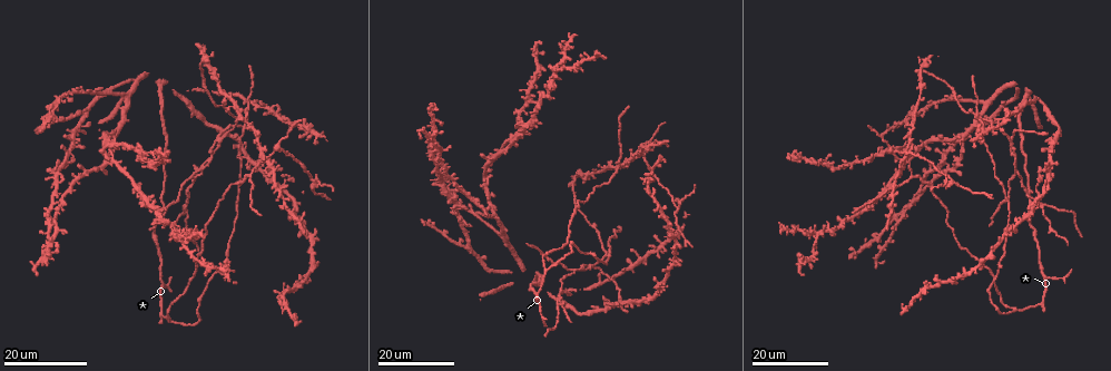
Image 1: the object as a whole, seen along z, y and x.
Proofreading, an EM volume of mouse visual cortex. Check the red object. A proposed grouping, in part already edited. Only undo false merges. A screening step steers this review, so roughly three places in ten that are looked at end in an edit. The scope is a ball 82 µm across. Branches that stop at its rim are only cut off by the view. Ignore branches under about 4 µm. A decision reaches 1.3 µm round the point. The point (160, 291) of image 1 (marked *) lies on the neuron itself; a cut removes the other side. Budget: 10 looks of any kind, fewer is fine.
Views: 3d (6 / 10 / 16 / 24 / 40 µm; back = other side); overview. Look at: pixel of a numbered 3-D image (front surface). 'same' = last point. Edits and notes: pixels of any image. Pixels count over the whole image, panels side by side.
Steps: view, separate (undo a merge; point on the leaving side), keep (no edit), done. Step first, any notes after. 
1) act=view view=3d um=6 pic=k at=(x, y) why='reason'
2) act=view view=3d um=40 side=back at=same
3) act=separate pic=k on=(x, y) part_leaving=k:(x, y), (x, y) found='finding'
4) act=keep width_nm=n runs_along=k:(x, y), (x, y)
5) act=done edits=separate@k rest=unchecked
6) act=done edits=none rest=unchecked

act=view view=3d um=24 pic=1 at=(189, 203) why='four-way junction'

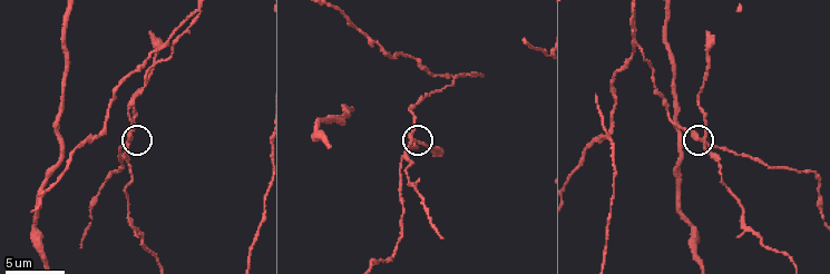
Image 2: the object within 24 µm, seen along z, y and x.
act=view view=3d um=6 pic=2 at=(705, 140) why='closer look'

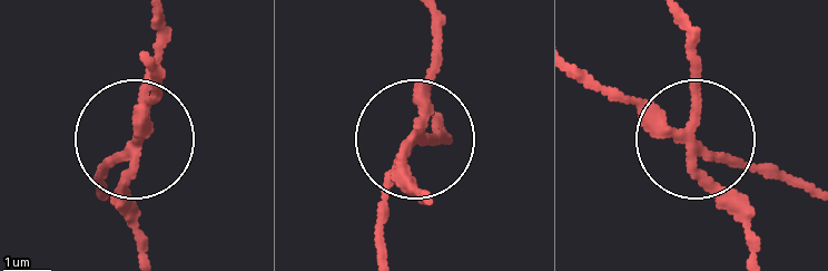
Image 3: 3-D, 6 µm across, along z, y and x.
act=separate pic=3 on=(116, 190) arms=4 part_leaving=3:(144, 148), (131, 181), (144, 253) found='a second neuron is stuck on'

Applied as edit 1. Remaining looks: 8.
act=view view=overview

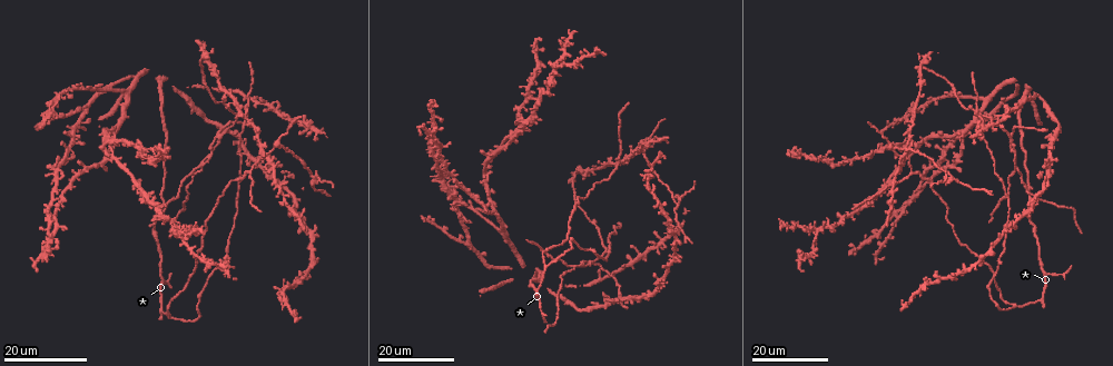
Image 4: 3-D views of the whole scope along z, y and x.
act=view view=3d um=16 pic=4 at=(905, 159)

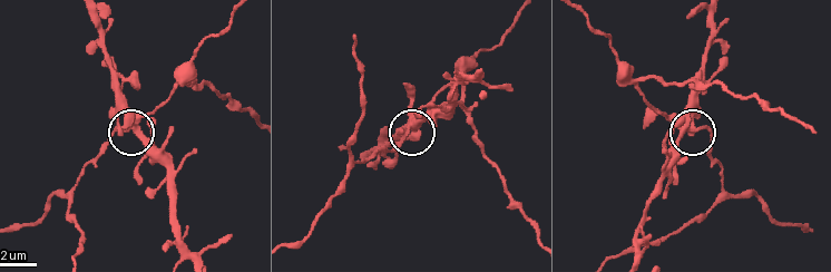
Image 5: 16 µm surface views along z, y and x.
act=view view=3d um=6 pic=5 at=(402, 142)

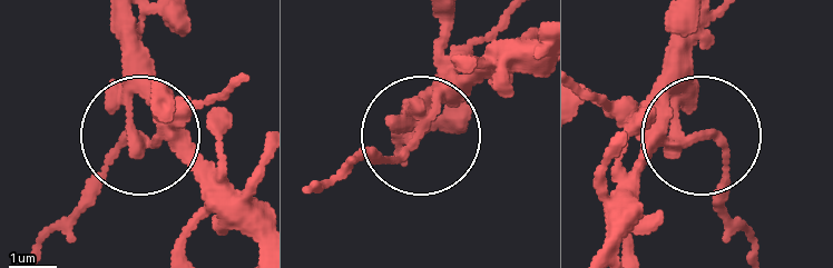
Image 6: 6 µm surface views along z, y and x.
act=keep runs_along=6:(28, 255), (120, 147), (180, 127), (224, 91) found='all the same neuron'

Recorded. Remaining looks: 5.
act=view view=3d um=16 pic=4 at=(894, 147) why='arms part here'

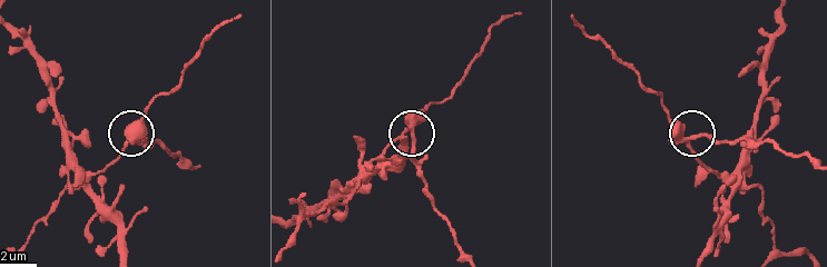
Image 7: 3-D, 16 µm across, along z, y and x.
act=view view=3d um=6 pic=7 at=(691, 140) why='closer look'

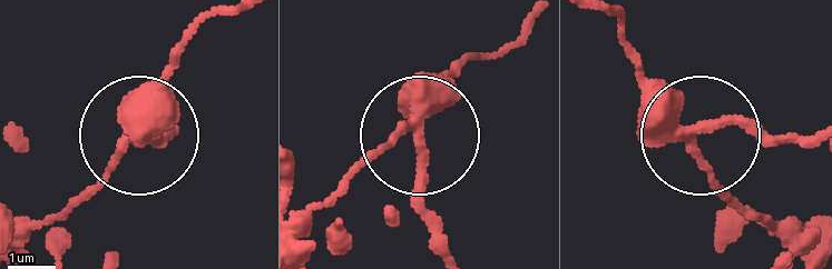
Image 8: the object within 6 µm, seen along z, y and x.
act=separate pic=8 on=(422, 169) part_leaving=8:(420, 105), (436, 256) found='two neurons meet here'

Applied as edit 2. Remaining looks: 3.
act=view view=overview

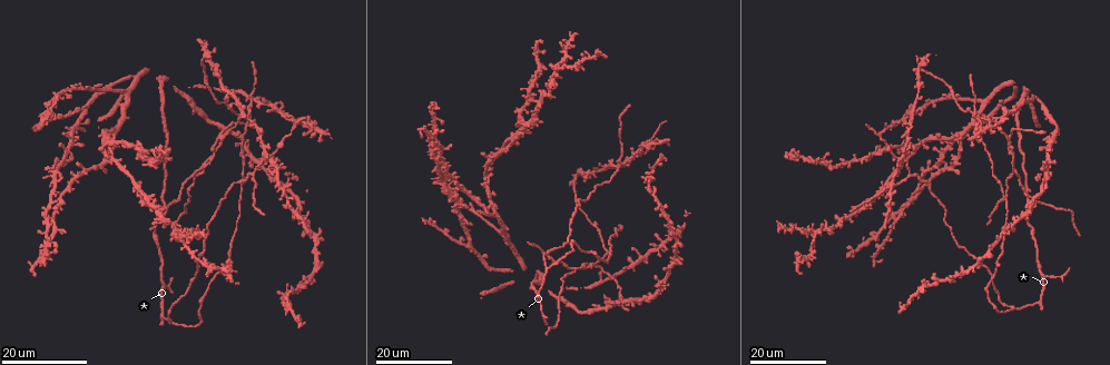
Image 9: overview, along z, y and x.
act=view view=3d um=16 pic=9 at=(908, 175) why='arms part here'

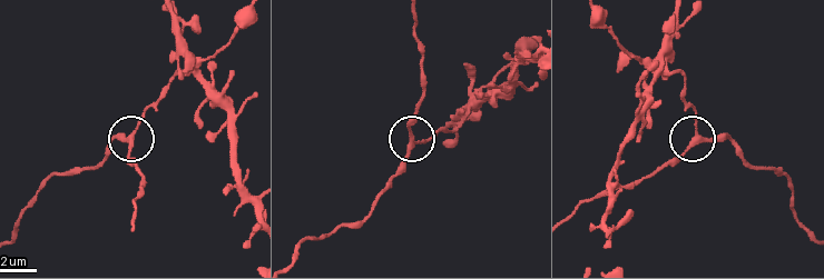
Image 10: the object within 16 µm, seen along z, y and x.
act=view view=3d um=10 pic=10 at=(695, 139) why='zoom in'

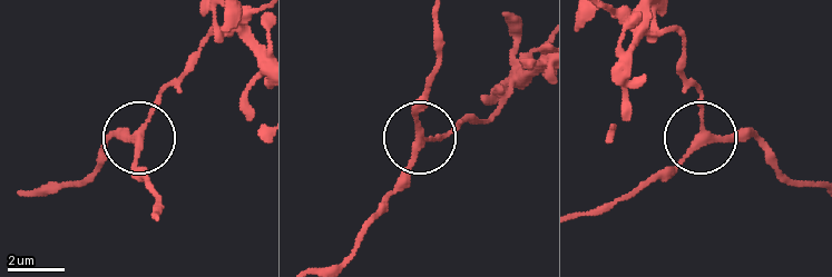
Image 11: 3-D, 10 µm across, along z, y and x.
act=keep width_nm=220 runs_along=11:(58, 191), (72, 187), (118, 137), (135, 139), (144, 185) found='continuous, no second neuron'

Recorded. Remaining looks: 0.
act=done edits=separate@3,separate@8 rest=unchecked

